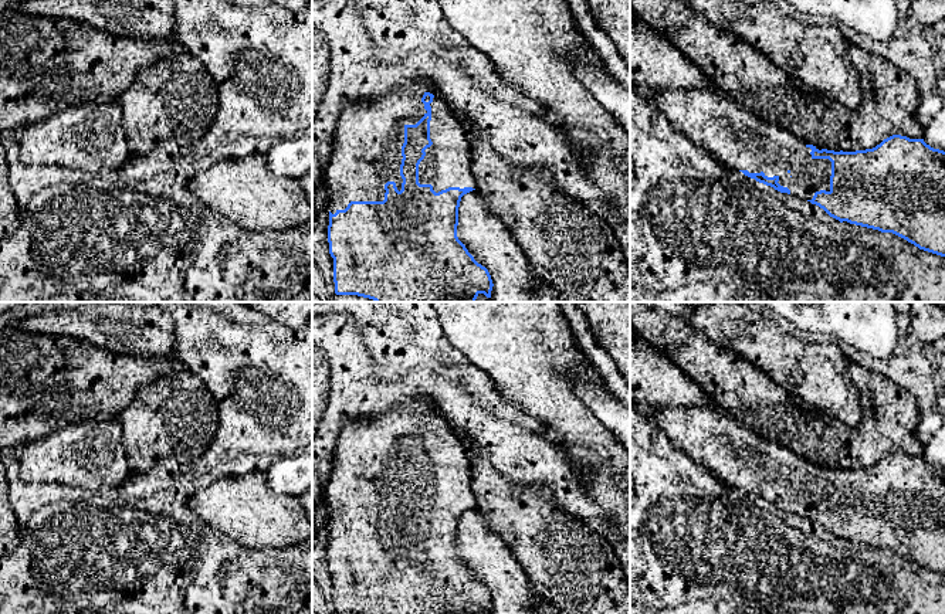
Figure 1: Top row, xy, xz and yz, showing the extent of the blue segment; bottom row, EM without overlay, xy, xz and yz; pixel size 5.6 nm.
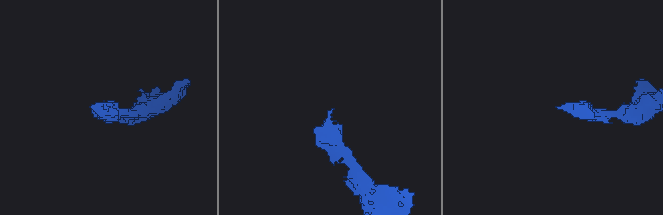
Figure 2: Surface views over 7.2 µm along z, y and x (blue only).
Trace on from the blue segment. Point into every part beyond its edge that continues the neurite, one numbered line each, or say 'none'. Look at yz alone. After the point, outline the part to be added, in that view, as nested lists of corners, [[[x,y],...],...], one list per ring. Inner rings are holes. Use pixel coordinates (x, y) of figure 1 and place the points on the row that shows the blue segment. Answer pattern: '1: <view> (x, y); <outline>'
1: yz (739, 139); [[[675,89],[658,91],[647,95],[654,106],[665,116],[675,132],[688,138],[694,145],[712,155],[721,163],[731,169],[748,170],[749,173],[761,173],[765,176],[779,177],[779,184],[788,187],[790,194],[803,200],[812,200],[816,191],[830,191],[831,162],[829,159],[813,159],[803,139],[796,138],[792,132],[768,122],[734,99],[725,96],[717,89]]]

